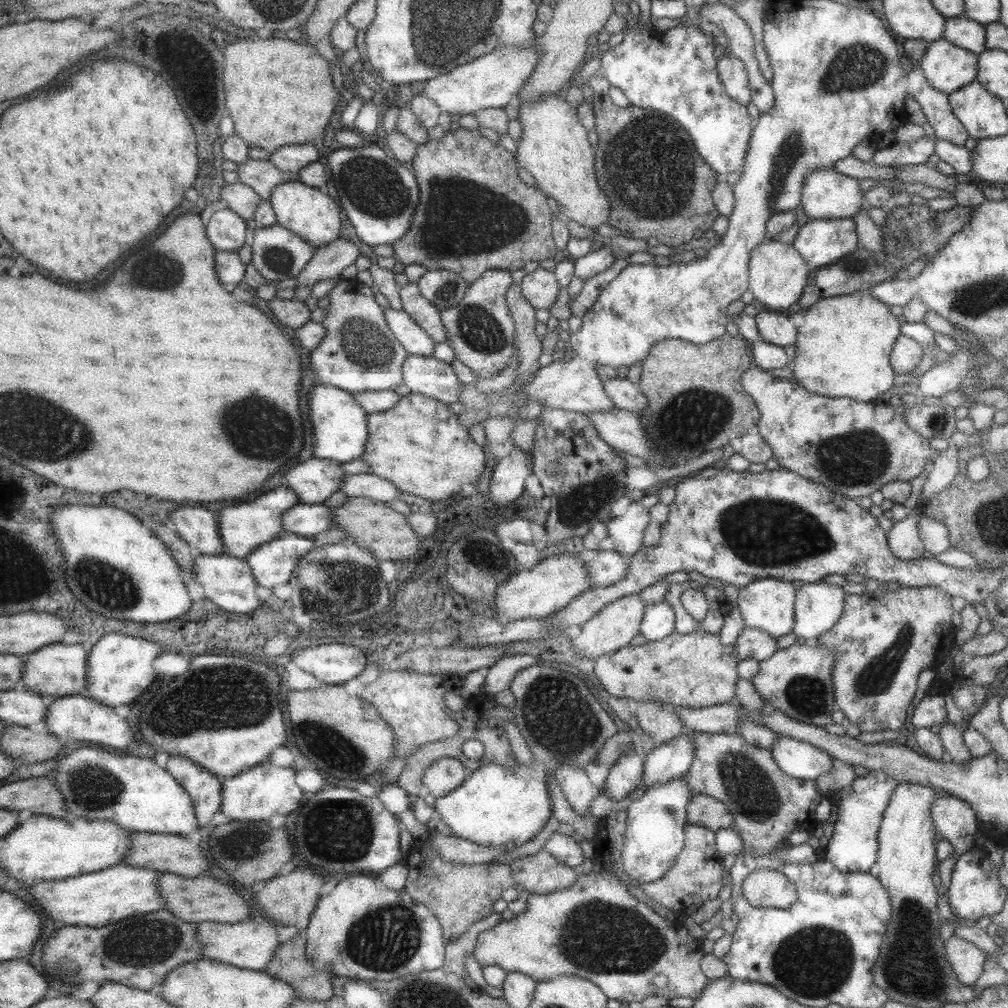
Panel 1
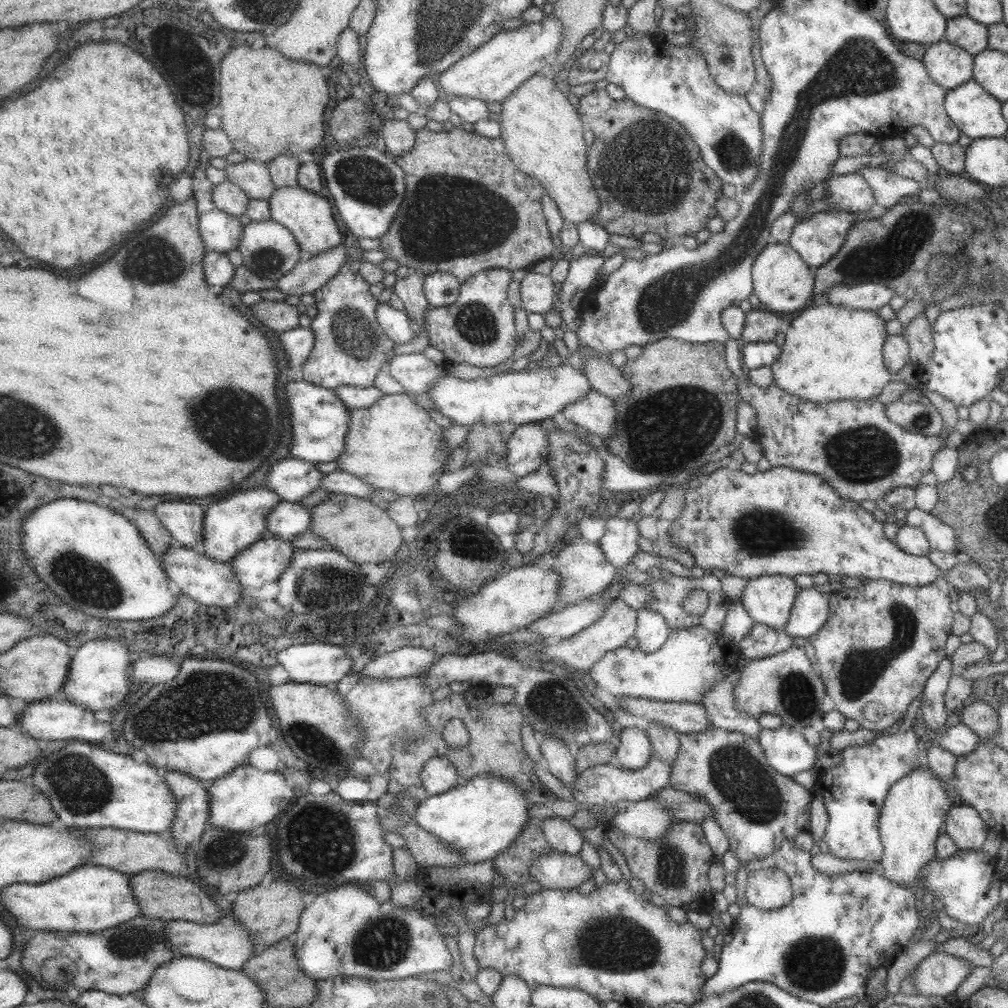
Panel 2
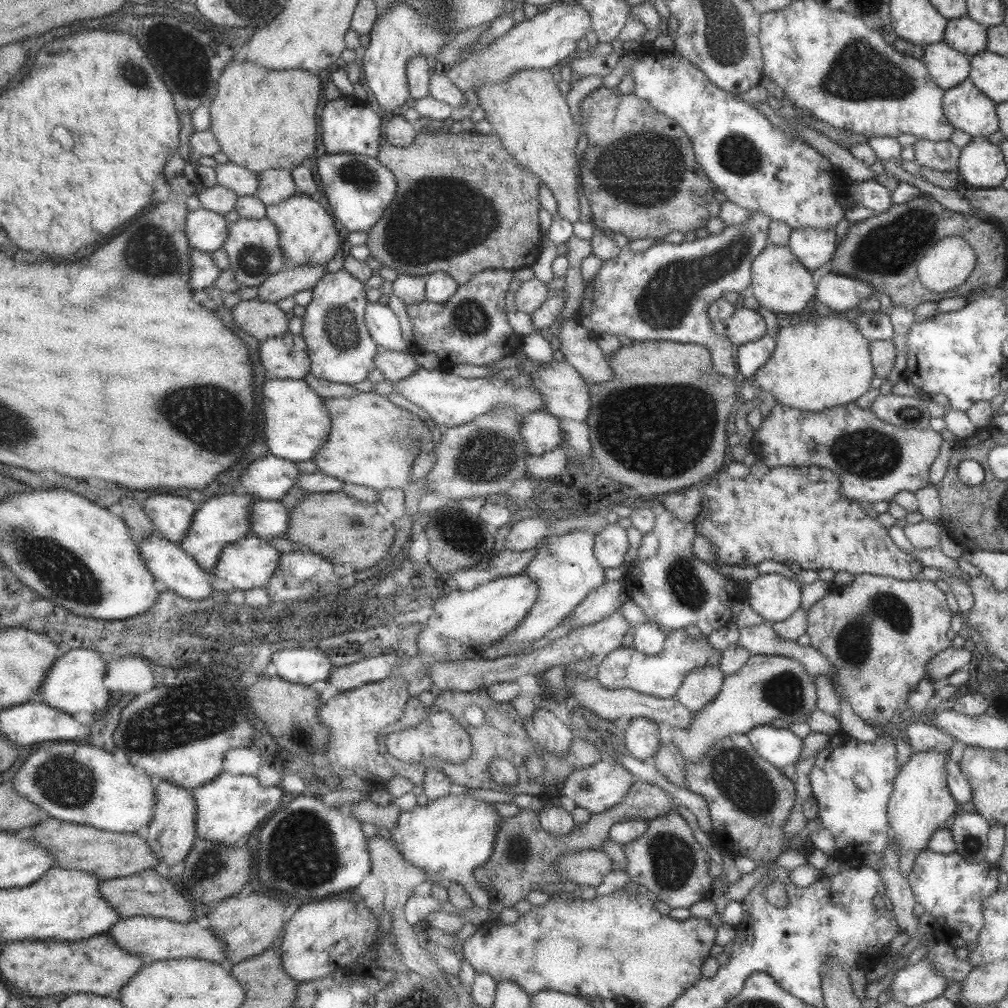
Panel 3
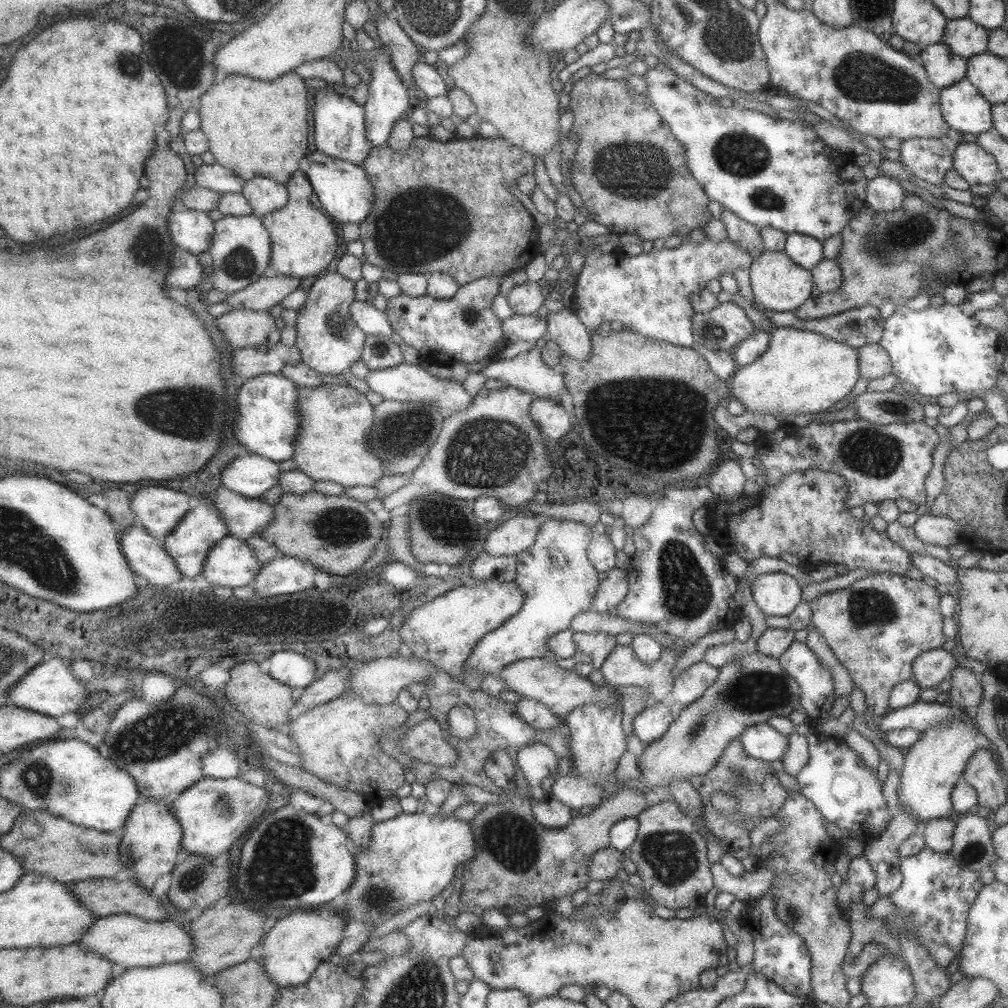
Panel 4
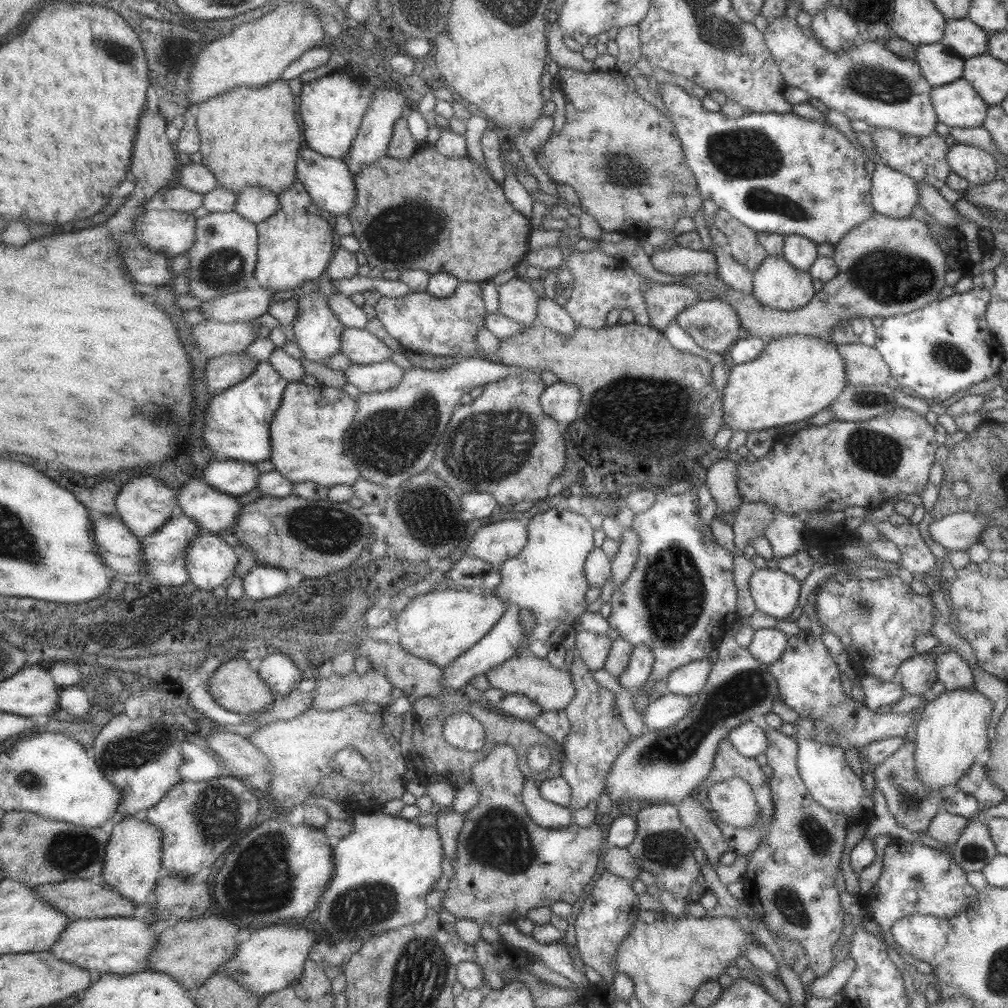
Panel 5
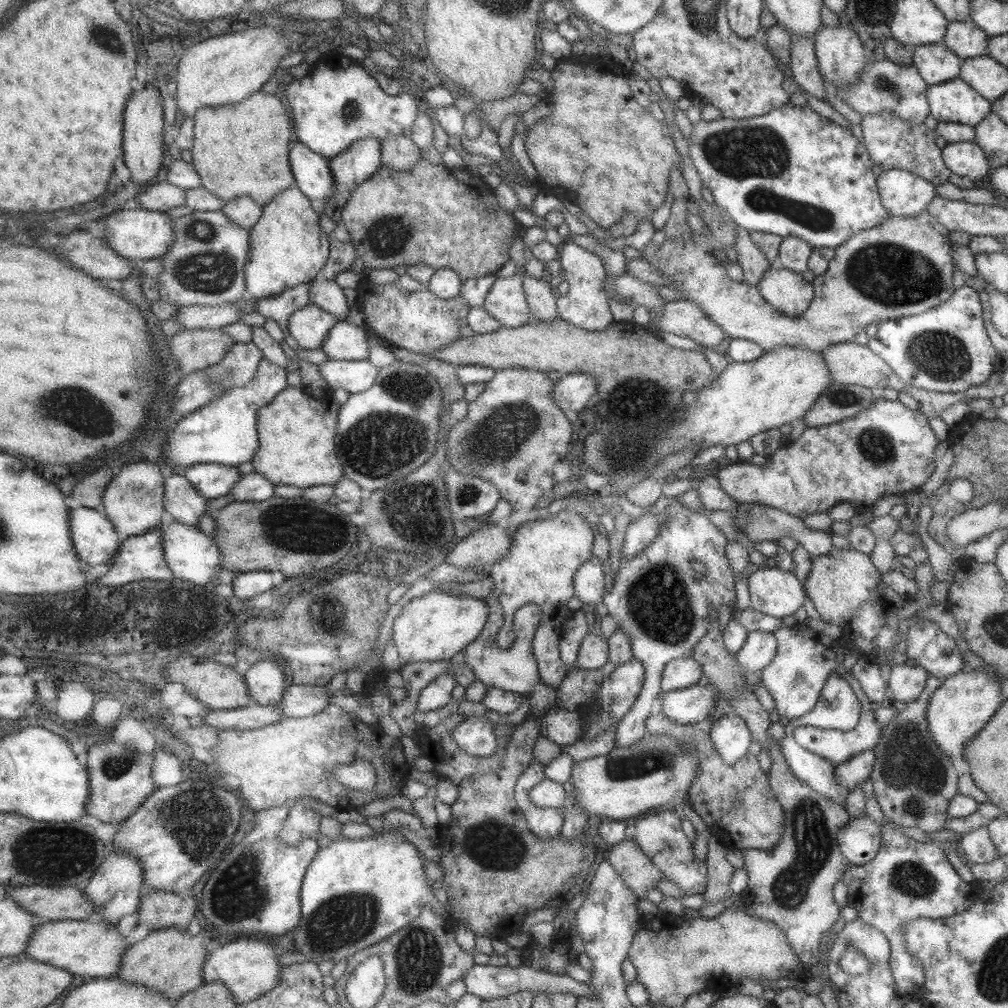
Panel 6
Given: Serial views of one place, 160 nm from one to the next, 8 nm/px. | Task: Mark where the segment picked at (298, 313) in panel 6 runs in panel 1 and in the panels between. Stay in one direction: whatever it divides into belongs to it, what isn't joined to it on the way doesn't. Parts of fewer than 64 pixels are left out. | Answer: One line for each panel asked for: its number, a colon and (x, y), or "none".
1: (358, 352)
2: (349, 347)
3: (340, 349)
4: (327, 340)
5: (317, 330)

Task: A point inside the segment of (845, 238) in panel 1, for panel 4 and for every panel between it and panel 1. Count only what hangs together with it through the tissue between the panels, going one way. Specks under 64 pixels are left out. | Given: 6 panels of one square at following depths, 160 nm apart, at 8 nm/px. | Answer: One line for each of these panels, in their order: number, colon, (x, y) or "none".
2: (816, 239)
3: (812, 248)
4: (805, 251)

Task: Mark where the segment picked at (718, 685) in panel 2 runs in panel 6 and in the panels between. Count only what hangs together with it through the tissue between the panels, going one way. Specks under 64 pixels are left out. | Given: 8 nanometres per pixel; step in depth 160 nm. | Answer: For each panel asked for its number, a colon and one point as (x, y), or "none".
3: (699, 687)
4: (690, 684)
5: (688, 679)
6: (679, 673)

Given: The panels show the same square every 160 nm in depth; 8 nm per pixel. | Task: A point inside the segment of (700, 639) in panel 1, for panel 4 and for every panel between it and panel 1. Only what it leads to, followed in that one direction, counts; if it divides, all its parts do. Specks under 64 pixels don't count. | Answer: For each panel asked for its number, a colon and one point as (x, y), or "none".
2: (692, 659)
3: (659, 675)
4: (621, 667)

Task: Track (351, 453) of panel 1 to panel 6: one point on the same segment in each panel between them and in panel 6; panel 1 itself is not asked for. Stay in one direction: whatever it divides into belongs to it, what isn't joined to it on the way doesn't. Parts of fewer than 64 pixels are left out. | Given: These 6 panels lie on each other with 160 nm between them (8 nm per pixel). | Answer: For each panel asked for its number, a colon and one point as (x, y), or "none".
2: (318, 419)
3: (295, 423)
4: (266, 422)
5: (236, 423)
6: (224, 431)

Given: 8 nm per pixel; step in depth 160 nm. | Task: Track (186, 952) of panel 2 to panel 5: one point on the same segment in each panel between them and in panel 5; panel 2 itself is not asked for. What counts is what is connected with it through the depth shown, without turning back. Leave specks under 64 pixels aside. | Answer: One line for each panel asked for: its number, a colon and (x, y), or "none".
3: (152, 939)
4: (128, 941)
5: (118, 945)

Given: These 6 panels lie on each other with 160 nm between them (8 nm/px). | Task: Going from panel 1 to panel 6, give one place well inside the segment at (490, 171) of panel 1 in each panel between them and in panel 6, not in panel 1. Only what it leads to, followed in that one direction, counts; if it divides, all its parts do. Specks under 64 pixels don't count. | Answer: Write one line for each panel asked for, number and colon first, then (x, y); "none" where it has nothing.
2: (467, 207)
3: (463, 204)
4: (440, 206)
5: (444, 215)
6: (445, 218)

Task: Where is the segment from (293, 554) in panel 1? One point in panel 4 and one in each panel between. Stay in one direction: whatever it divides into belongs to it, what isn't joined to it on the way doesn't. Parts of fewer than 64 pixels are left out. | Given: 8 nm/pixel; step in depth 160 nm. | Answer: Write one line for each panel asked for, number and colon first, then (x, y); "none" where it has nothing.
2: (263, 561)
3: (247, 563)
4: (229, 562)

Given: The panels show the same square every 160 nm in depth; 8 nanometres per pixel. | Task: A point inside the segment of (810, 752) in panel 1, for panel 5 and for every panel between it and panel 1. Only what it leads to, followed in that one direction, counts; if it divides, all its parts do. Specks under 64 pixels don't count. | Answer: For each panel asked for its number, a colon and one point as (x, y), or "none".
2: (785, 750)
3: (779, 746)
4: (760, 741)
5: (749, 740)

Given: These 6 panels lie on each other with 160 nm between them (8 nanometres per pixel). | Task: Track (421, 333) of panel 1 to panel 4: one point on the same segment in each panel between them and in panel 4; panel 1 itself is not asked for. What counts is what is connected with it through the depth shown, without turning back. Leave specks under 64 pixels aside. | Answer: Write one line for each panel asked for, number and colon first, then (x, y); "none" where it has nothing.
2: (394, 323)
3: (382, 323)
4: (371, 321)

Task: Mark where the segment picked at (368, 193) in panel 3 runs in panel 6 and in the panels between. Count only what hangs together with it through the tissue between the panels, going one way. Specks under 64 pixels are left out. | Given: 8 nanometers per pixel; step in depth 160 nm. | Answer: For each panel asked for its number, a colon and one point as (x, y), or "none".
4: (345, 194)
5: (328, 181)
6: (312, 178)

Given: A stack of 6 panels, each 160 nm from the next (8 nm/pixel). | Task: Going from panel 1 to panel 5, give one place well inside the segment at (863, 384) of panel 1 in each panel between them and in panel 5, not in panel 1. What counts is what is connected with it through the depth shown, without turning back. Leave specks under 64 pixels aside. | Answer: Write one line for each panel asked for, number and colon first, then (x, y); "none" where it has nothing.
2: (830, 353)
3: (814, 366)
4: (801, 372)
5: (794, 377)

